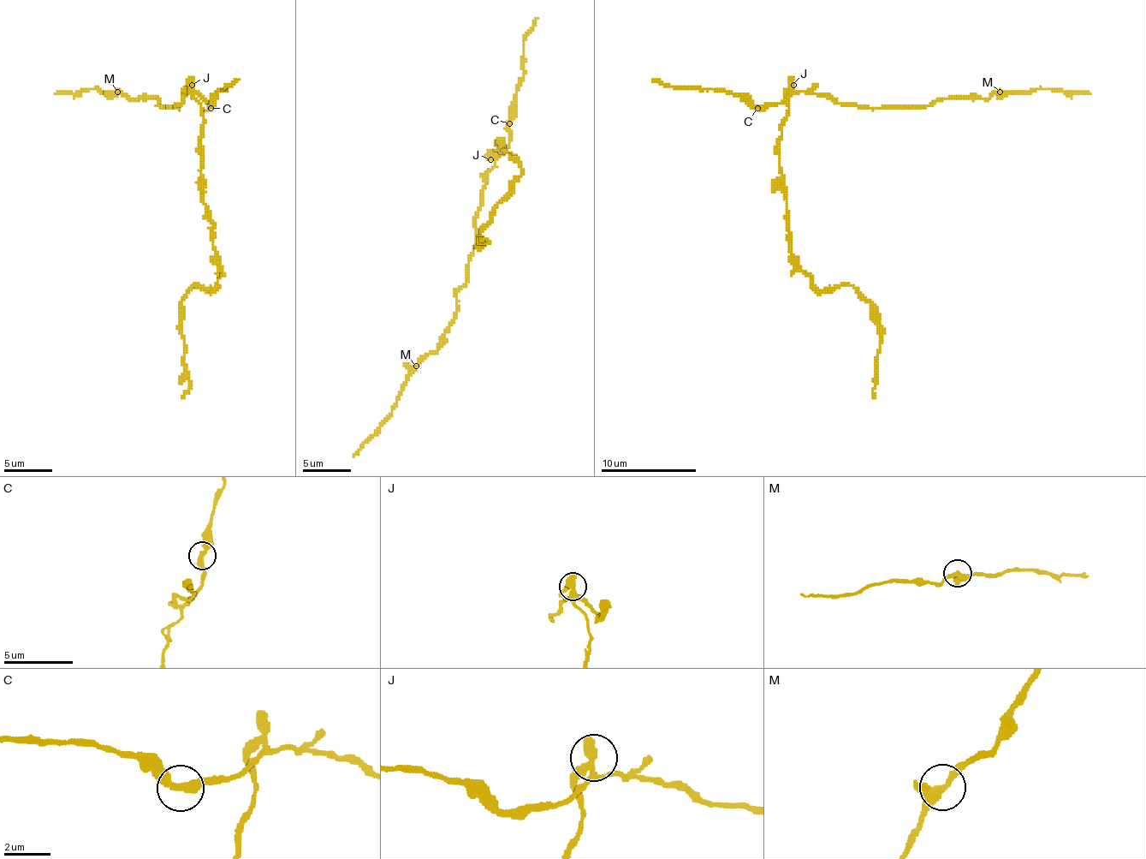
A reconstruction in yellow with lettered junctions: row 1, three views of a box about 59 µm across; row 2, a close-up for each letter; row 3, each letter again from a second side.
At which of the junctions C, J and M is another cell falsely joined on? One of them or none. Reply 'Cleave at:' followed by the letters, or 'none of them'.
Cleave at: J

